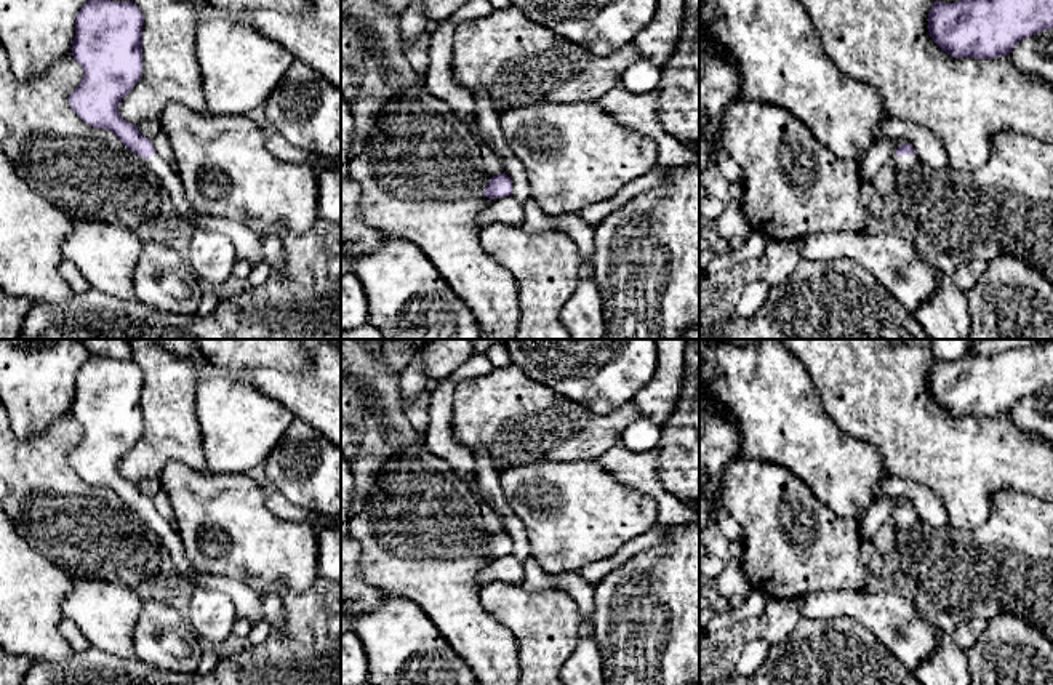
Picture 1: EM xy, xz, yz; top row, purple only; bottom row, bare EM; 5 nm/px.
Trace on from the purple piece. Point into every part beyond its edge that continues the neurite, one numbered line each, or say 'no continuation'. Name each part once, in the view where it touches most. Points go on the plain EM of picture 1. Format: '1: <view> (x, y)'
1: yz (906, 522)

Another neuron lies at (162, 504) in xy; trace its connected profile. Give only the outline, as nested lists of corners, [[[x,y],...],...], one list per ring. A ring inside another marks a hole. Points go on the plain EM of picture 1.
[[[160,490],[154,498],[152,498],[155,511],[163,515],[166,520],[174,517],[173,506],[170,503],[170,496],[165,490]]]

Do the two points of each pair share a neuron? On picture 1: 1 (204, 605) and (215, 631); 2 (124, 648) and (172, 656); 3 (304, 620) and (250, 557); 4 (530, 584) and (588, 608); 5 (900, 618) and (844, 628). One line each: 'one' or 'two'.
1: one
2: two
3: two
4: one
5: two

